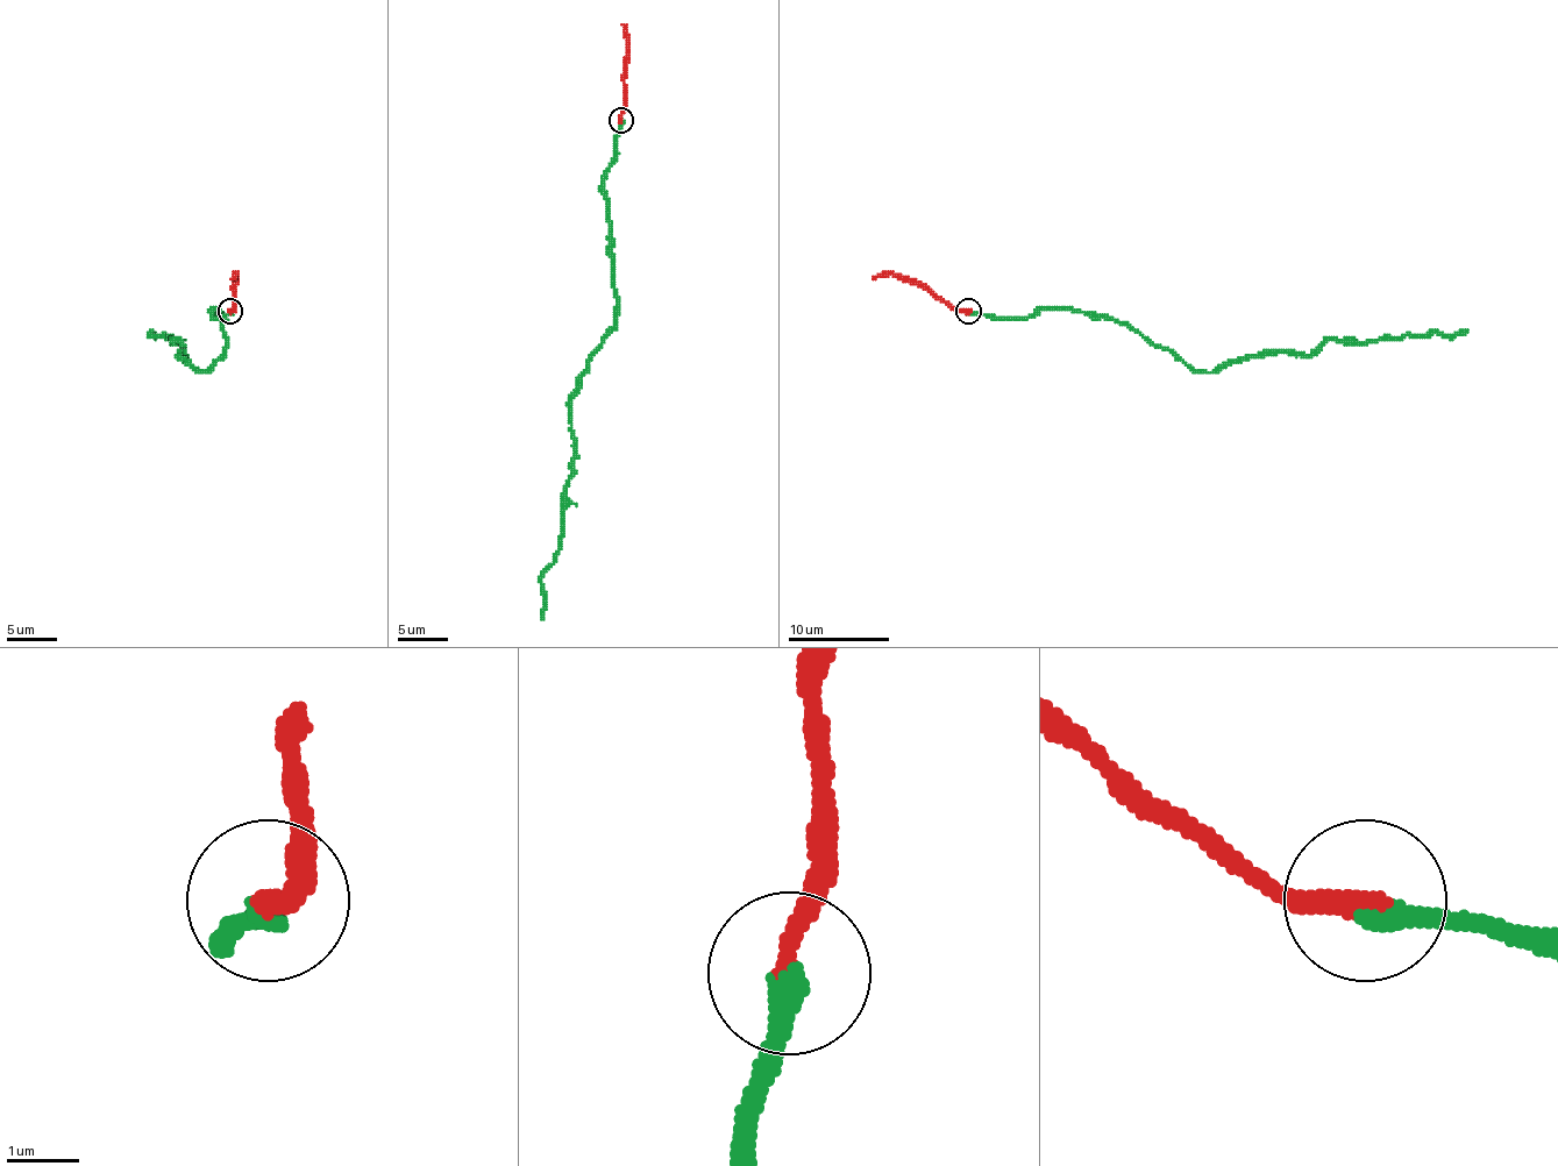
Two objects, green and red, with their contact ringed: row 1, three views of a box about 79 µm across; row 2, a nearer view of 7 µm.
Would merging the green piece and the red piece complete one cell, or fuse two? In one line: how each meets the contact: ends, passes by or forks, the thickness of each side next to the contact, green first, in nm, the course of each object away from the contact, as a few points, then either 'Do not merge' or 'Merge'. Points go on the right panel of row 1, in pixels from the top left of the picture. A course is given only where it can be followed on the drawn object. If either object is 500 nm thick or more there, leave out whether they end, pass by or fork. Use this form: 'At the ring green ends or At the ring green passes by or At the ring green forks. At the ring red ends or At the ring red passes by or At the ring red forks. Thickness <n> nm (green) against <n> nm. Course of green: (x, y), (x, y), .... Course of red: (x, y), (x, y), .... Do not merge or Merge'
At the ring green ends. At the ring red ends. Thickness 320 nm (green) against 320 nm. Course of green: (968, 312), (1107, 314), (1206, 372), (1249, 355), (1314, 355), (1329, 340), (1396, 340), (1467, 329). Course of red: (968, 312), (951, 310), (926, 289), (893, 274), (881, 274), (873, 279). Merge

